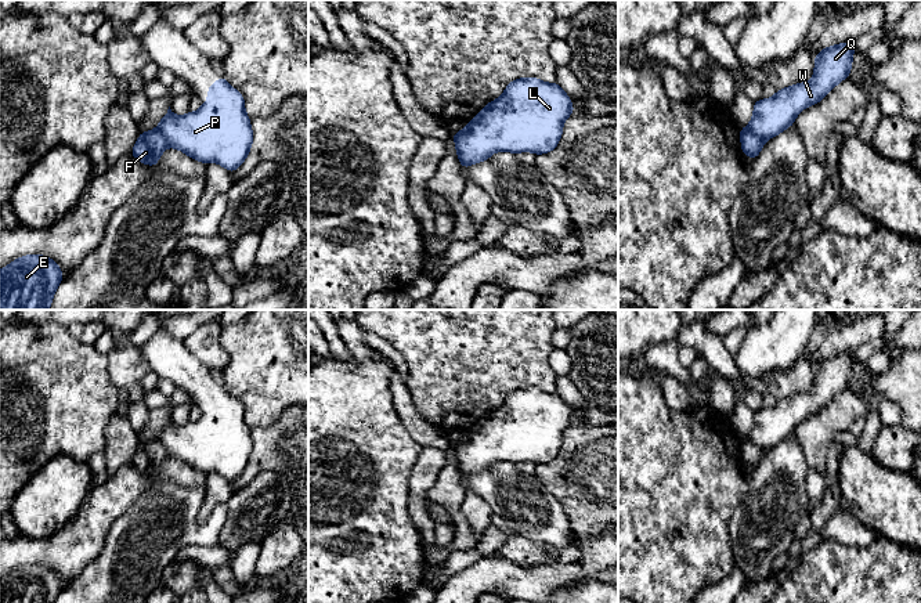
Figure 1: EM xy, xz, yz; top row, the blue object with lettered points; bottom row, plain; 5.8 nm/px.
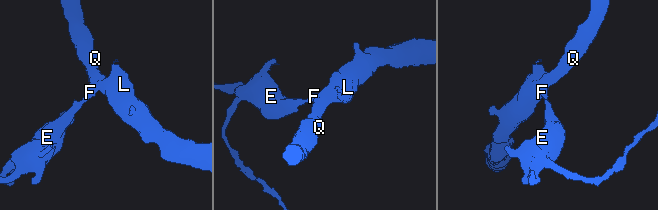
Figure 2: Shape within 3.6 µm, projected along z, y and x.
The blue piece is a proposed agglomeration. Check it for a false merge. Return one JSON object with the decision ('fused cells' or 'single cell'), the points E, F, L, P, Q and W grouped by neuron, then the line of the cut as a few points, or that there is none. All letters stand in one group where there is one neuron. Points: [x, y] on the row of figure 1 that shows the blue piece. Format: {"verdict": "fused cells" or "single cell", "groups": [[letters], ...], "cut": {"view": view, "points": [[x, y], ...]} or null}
{"verdict": "fused cells", "groups": [["E", "F"], ["L", "P", "Q", "W"]], "cut": {"view": "yz", "points": [[740, 136], [751, 132], [764, 141]]}}

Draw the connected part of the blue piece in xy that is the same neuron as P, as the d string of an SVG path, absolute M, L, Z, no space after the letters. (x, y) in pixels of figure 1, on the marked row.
M220 76L207 90L207 101L196 112L174 115L169 106L156 126L167 147L202 163L218 163L235 171L253 142L250 118L242 94Z

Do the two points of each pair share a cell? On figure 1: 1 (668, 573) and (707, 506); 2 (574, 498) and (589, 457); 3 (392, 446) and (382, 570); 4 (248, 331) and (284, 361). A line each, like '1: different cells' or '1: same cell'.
1: same cell
2: same cell
3: same cell
4: same cell

